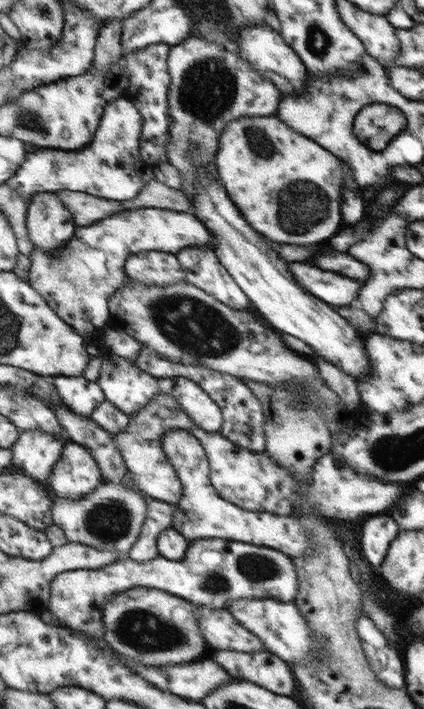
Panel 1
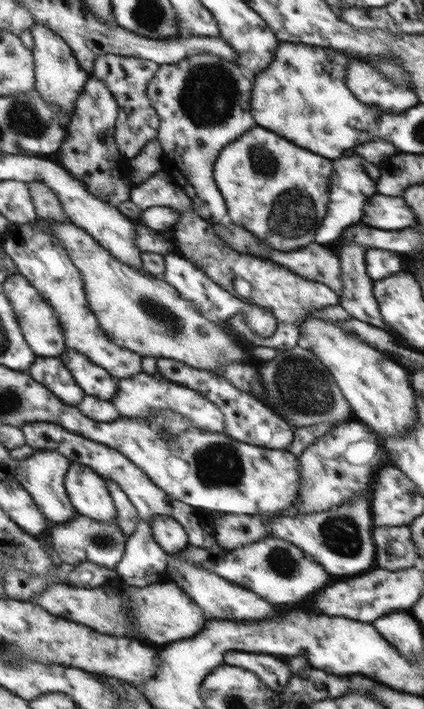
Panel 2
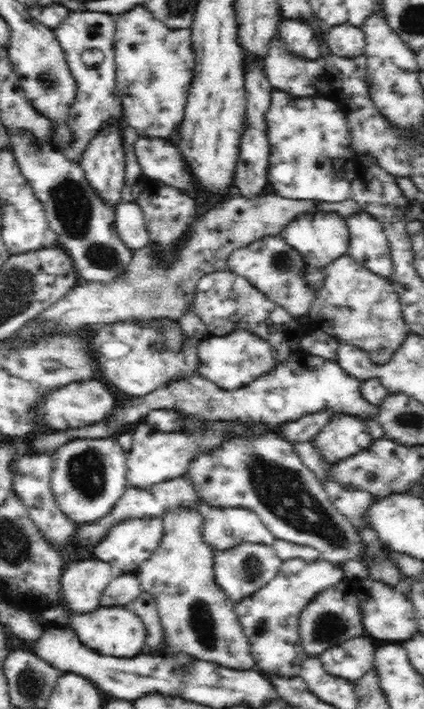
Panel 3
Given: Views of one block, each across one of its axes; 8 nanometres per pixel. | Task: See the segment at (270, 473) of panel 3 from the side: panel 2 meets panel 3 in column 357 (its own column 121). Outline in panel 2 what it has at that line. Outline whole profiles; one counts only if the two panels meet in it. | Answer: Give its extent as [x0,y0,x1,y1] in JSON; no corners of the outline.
[50,513,127,569]

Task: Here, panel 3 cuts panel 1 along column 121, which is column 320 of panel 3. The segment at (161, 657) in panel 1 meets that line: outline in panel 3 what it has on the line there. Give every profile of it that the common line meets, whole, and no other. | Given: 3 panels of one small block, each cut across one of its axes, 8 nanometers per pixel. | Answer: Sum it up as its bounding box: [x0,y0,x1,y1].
[301,582,365,656]

